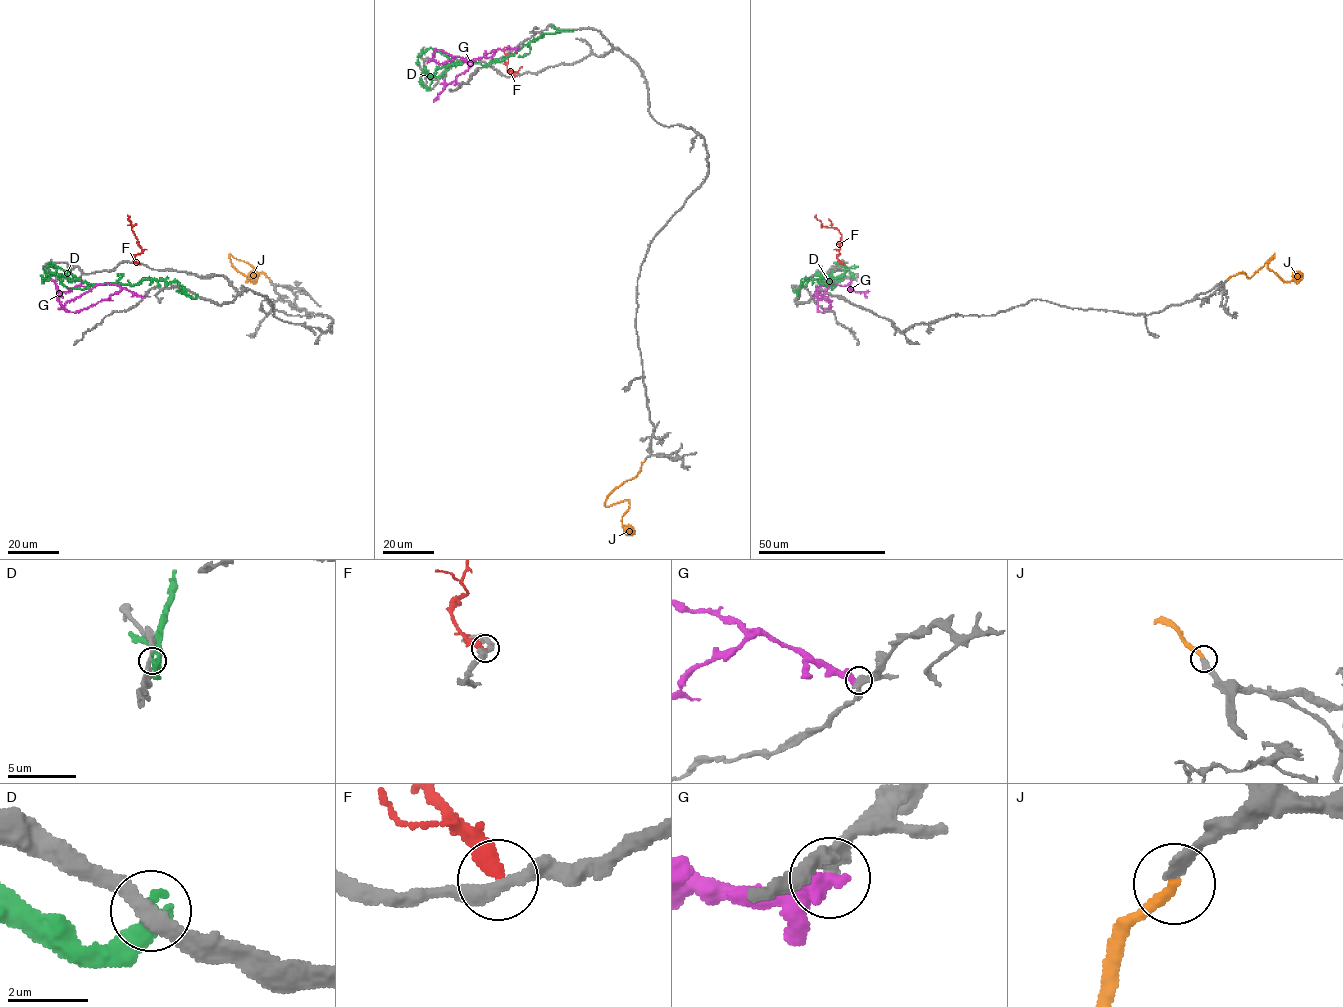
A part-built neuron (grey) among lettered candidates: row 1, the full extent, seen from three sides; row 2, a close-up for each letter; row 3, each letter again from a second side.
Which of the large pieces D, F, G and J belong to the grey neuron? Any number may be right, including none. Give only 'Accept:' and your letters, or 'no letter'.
Accept: J

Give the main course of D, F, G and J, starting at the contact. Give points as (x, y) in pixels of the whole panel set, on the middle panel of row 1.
D: (572, 30), (543, 33), (500, 61), (485, 65), (467, 61), (440, 67), (427, 89), (420, 82)
F: (514, 75), (510, 69), (518, 71), (510, 73), (507, 69), (507, 55), (502, 48)
G: (518, 47), (490, 52), (471, 62), (436, 50), (427, 63)
J: (645, 460), (637, 474), (617, 487), (605, 504), (629, 501), (621, 524), (635, 532)

